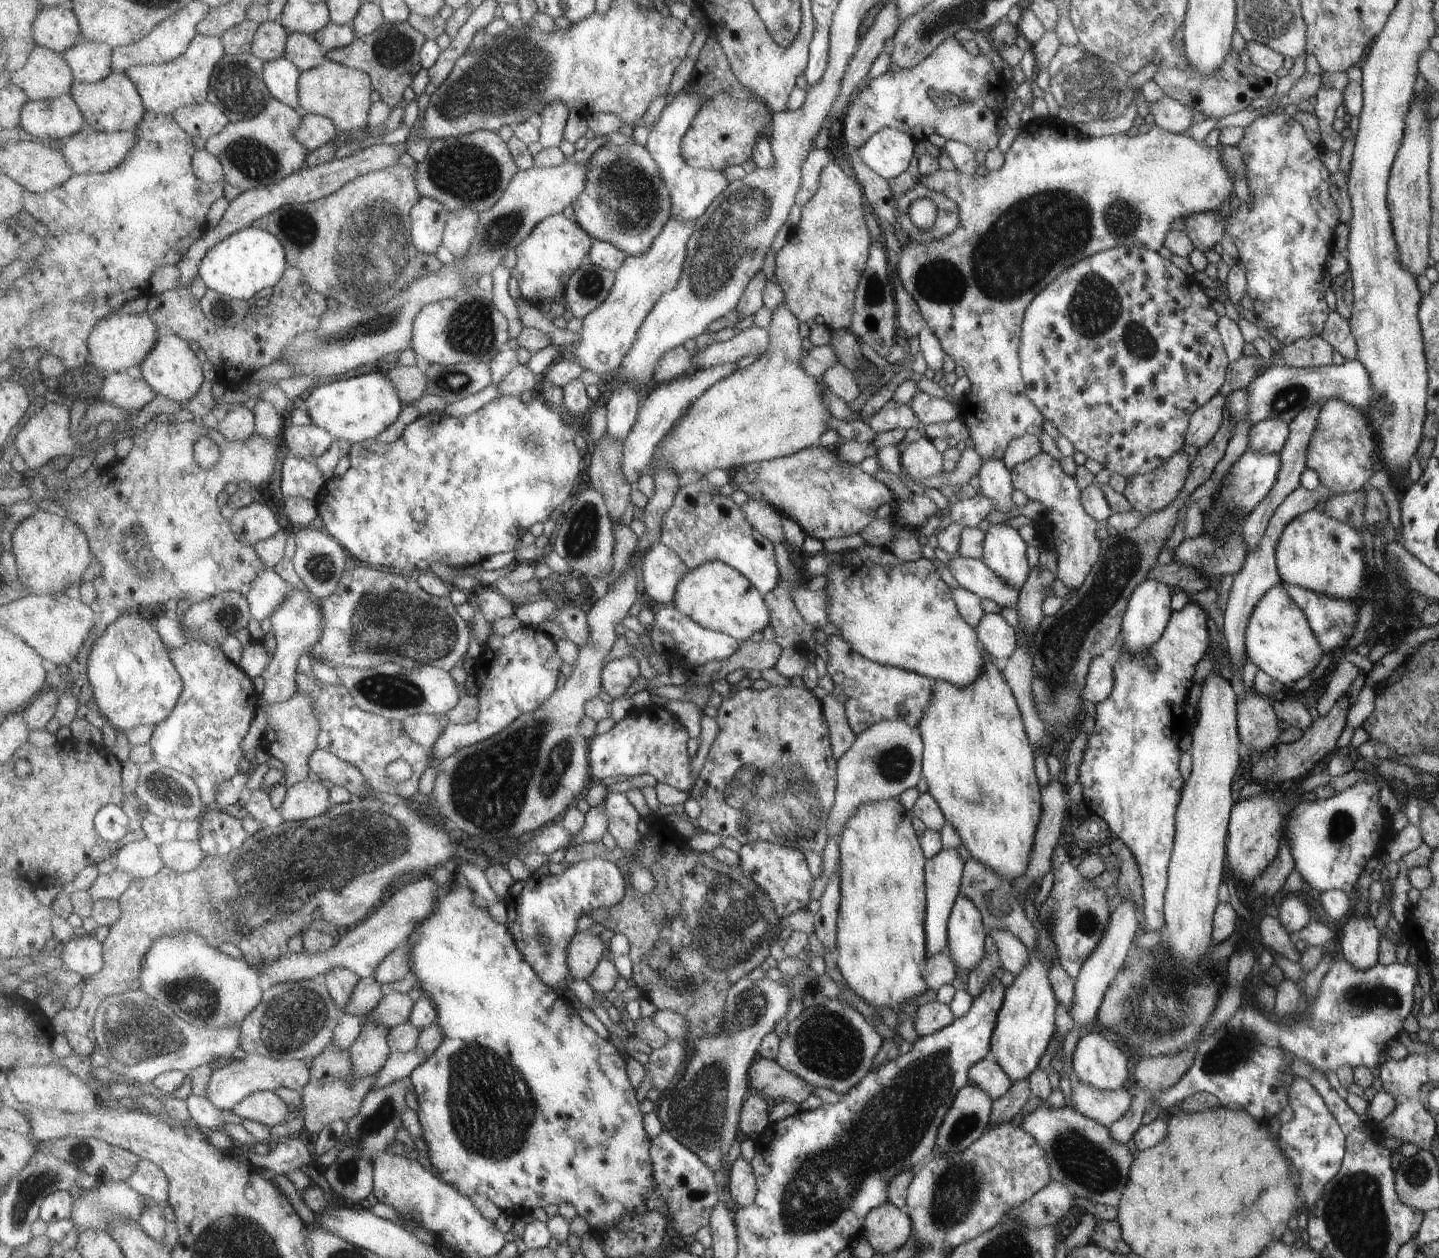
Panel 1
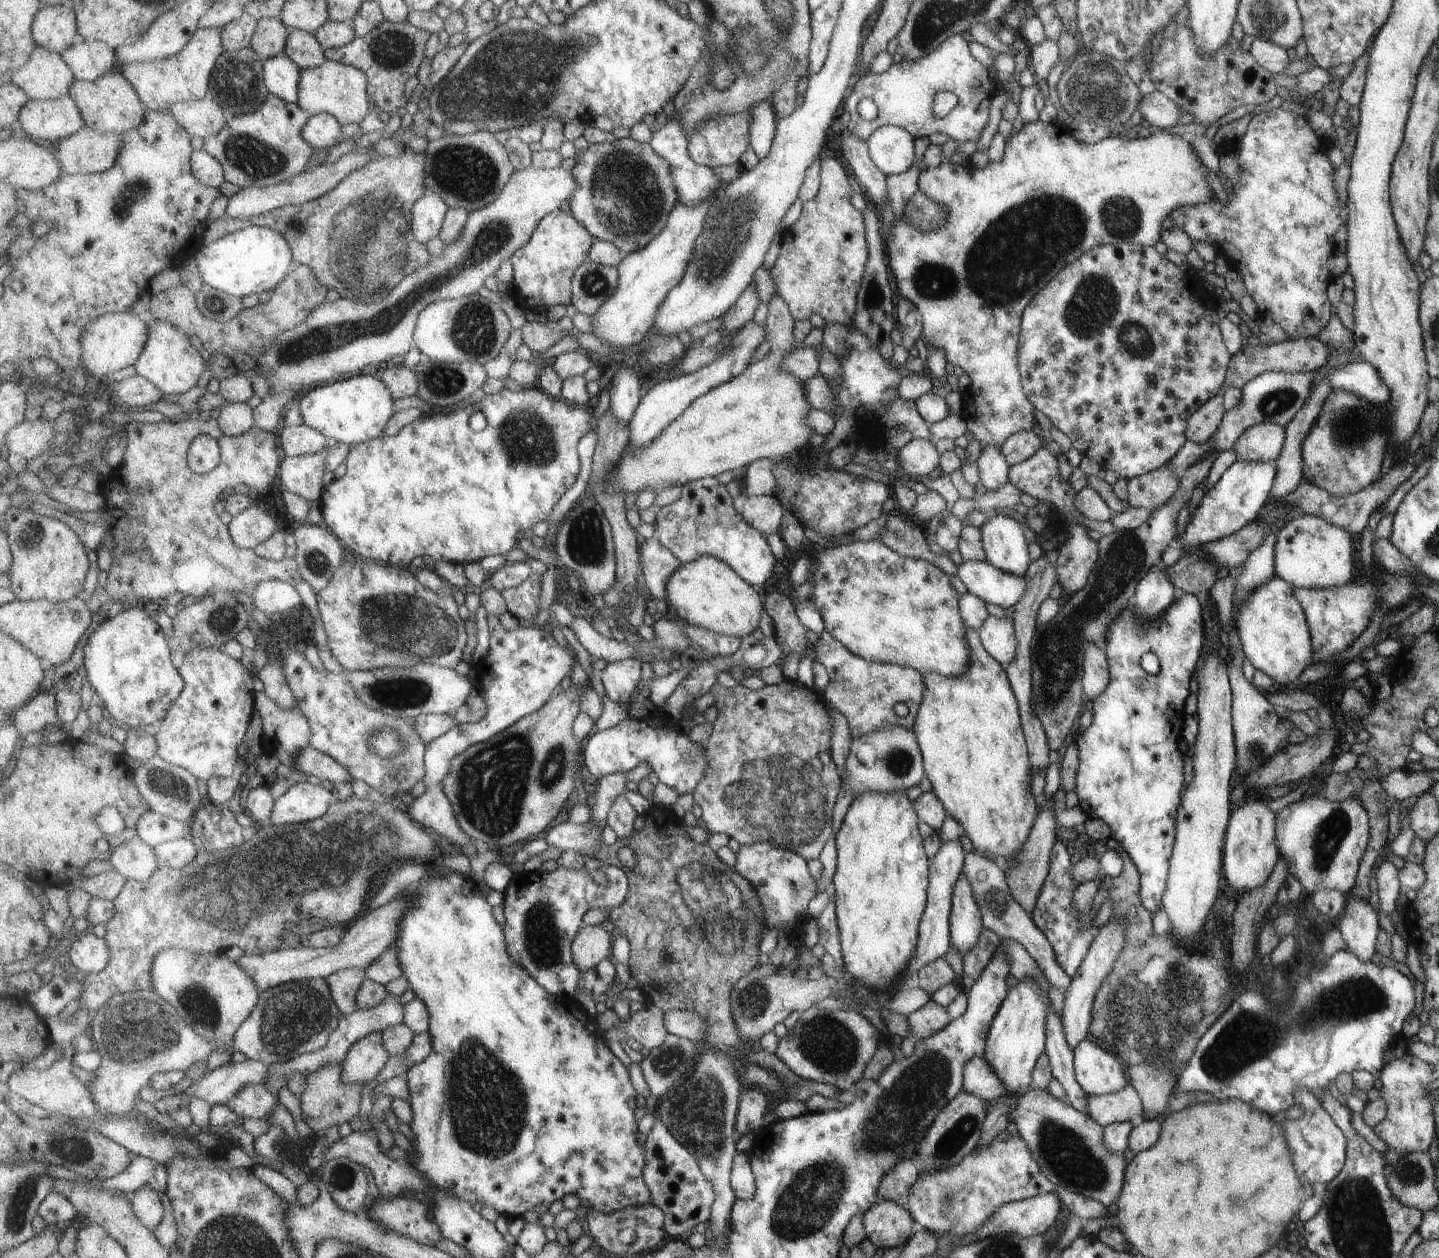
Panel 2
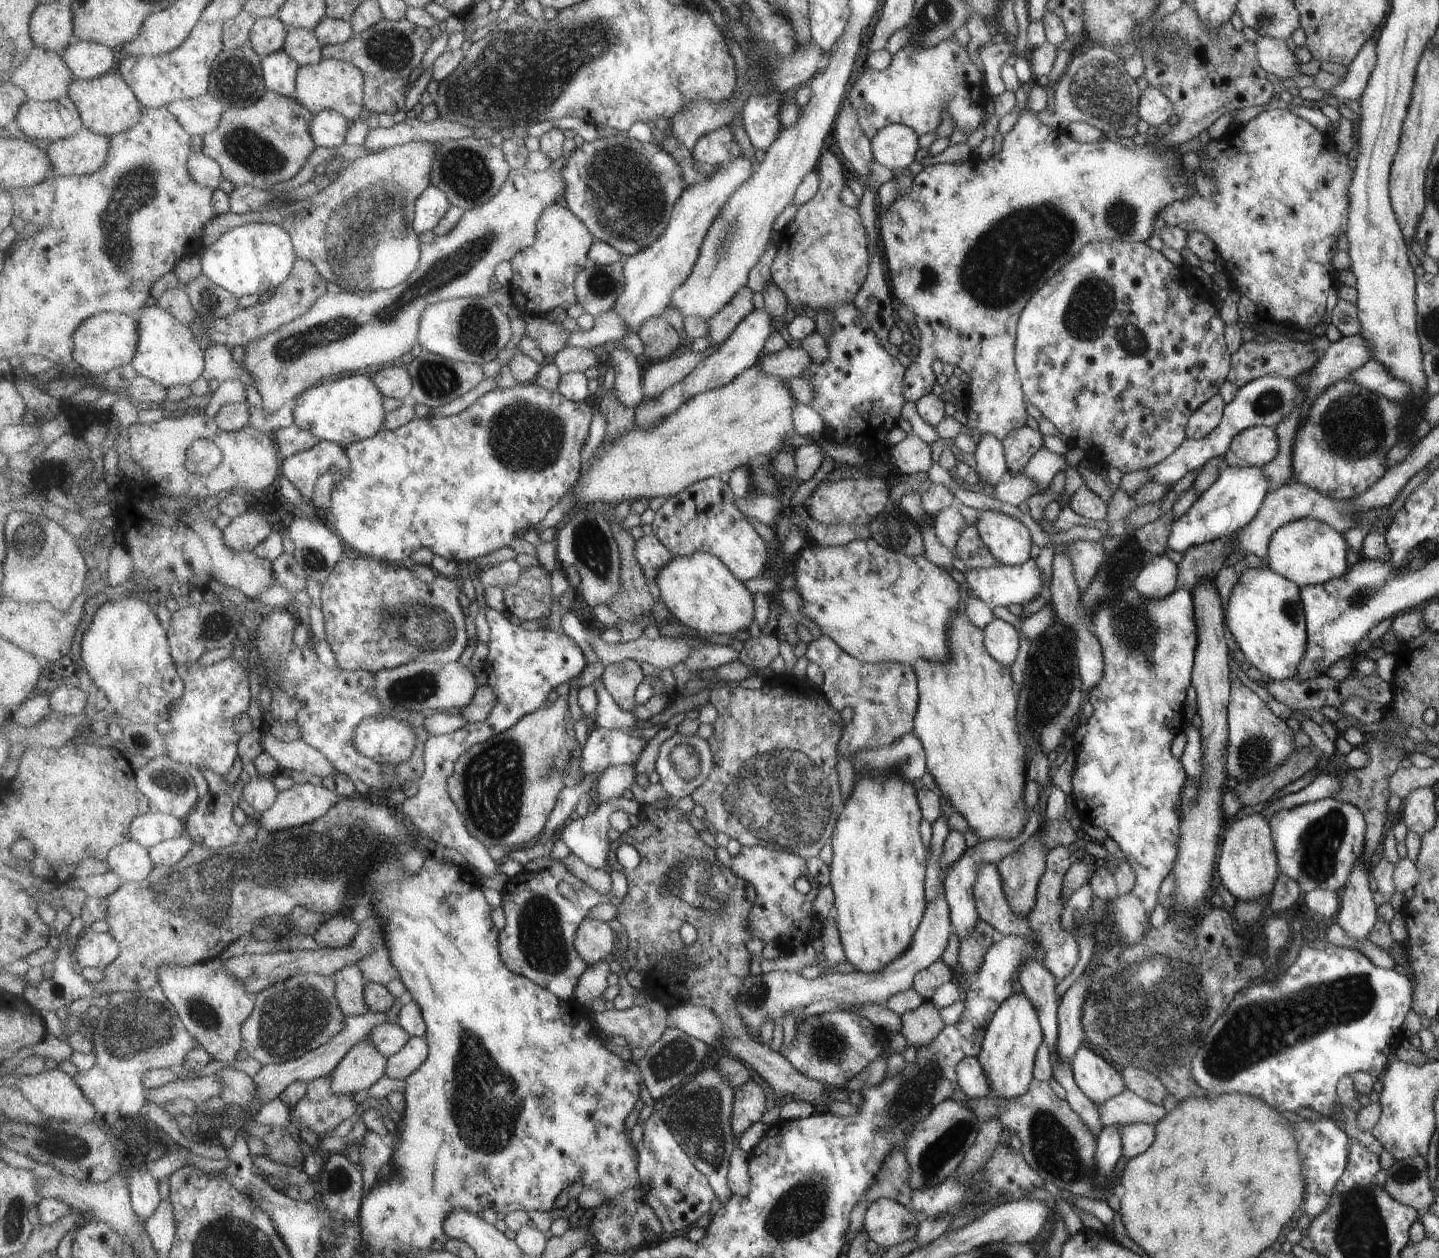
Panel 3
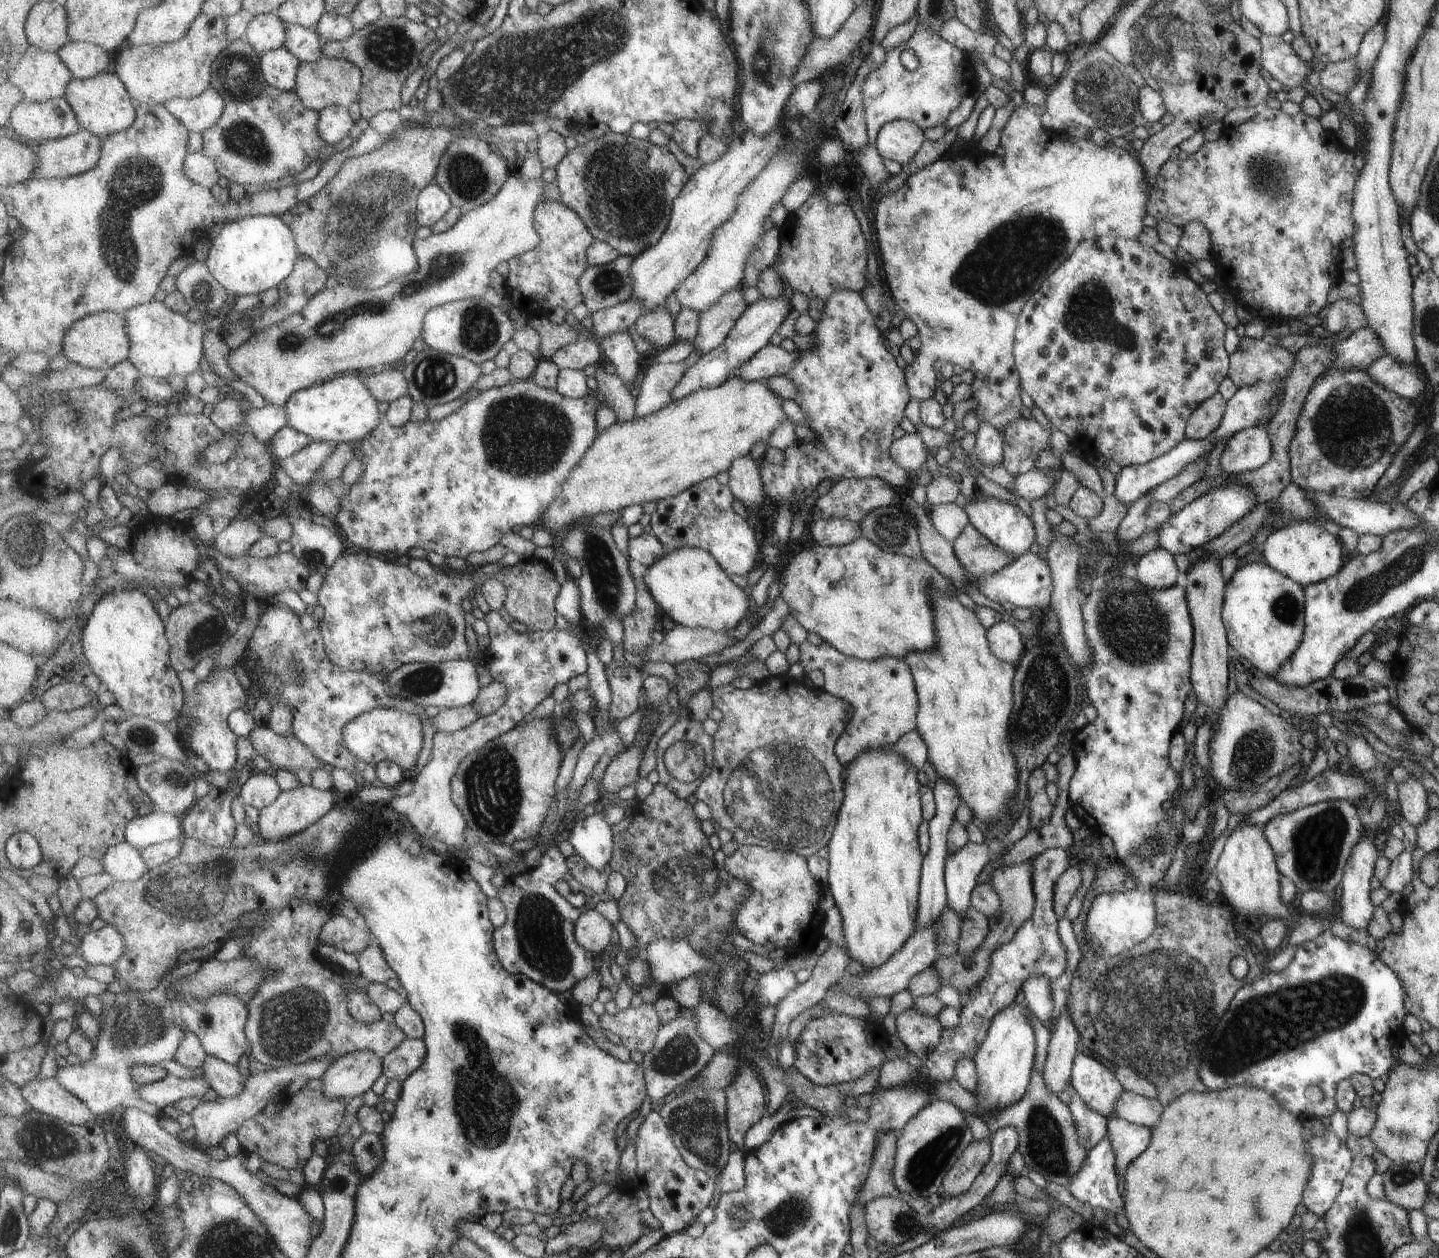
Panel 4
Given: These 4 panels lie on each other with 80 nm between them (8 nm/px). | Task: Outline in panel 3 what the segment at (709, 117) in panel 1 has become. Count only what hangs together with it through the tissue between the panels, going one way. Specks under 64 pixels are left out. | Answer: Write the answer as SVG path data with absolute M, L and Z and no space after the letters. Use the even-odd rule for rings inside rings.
M723 125L700 138L693 150L694 158L705 164L721 167L741 155L741 150L731 134L731 126Z

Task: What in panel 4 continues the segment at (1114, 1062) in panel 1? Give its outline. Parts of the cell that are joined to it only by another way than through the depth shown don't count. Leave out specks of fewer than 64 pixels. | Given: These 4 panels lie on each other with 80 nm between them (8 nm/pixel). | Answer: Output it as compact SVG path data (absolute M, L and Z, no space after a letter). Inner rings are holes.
M1079 1053L1072 1062L1069 1084L1092 1111L1105 1118L1114 1114L1115 1101L1124 1091L1111 1070L1107 1072L1095 1058Z

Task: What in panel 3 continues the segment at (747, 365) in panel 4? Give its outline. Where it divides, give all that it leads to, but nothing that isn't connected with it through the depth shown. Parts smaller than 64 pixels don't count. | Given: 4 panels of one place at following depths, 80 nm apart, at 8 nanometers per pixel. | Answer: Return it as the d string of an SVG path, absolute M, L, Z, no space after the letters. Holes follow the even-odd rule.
M788 346L771 354L761 355L756 361L762 375L771 375L784 380L797 377L803 369L810 365L812 359L801 347Z

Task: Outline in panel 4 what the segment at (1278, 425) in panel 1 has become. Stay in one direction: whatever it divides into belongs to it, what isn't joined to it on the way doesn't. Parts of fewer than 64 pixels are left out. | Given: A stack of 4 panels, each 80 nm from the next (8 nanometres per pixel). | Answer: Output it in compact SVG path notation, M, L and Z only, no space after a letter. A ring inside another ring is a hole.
M1247 427L1229 437L1219 457L1222 473L1228 476L1264 465L1271 454L1271 441L1263 427Z

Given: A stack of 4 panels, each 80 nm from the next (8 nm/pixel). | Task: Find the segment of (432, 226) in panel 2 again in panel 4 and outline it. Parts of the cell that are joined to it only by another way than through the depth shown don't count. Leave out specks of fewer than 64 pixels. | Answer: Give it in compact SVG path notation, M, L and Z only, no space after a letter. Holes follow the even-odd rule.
M435 180L418 196L418 223L431 228L451 207L451 195Z

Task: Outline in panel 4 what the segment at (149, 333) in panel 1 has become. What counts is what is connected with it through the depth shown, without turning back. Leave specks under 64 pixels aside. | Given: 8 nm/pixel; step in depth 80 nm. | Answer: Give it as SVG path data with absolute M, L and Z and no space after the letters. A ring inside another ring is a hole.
M103 311L88 314L71 325L65 338L64 355L70 364L109 371L115 365L129 358L131 343L130 335L126 330L124 314Z

